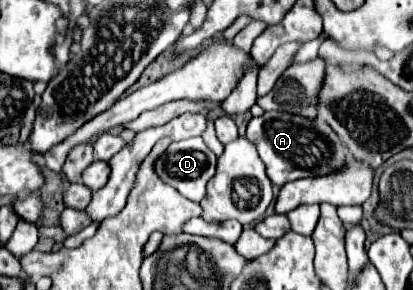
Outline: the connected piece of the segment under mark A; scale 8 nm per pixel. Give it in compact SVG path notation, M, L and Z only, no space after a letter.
M266 111L264 115L250 119L246 137L256 143L258 155L266 165L266 175L274 185L284 185L306 177L334 175L348 163L348 151L340 137L320 119L308 119L284 111Z

